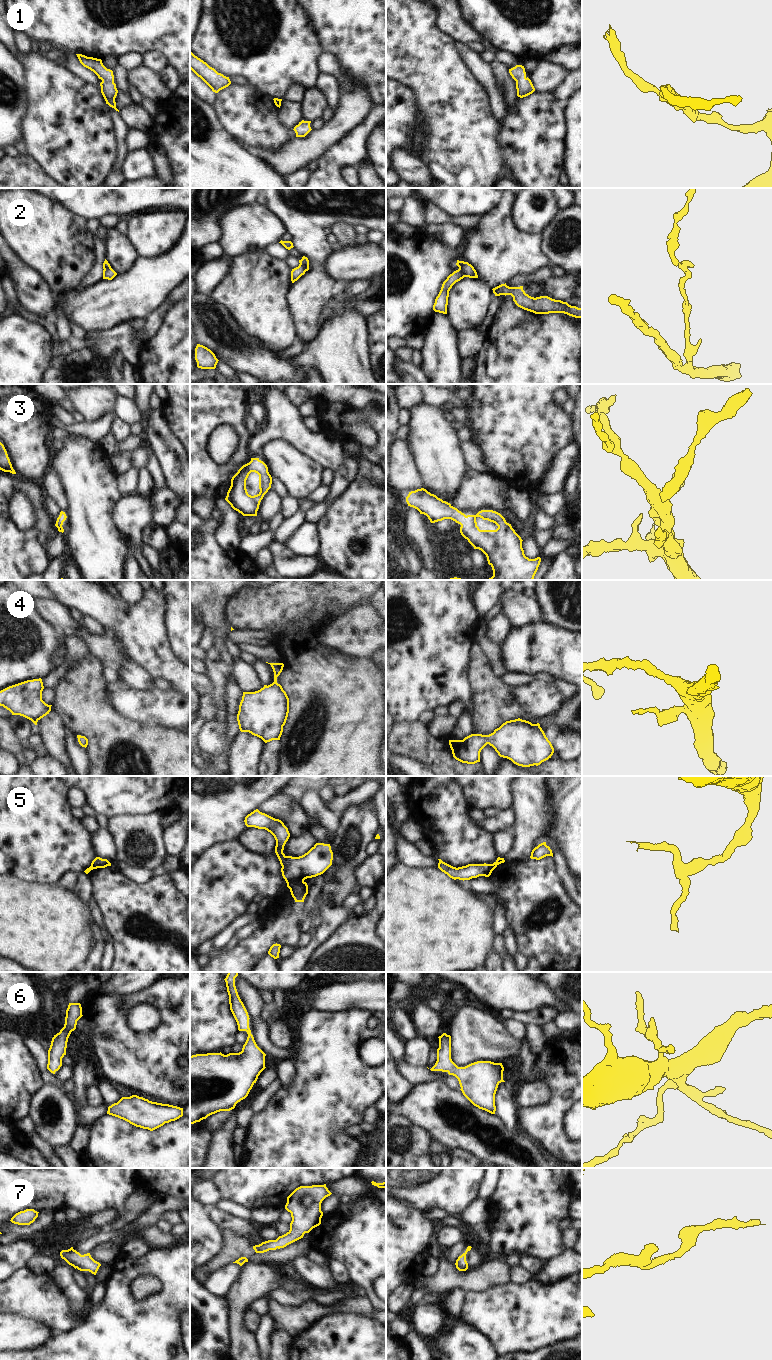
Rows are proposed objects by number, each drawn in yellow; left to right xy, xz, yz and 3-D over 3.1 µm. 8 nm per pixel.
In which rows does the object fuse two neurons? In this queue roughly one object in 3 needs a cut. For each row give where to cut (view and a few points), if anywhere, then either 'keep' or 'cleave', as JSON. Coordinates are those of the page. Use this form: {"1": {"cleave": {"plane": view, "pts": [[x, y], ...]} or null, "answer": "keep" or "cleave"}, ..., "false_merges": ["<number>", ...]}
{"1": {"cleave": null, "answer": "keep"}, "2": {"cleave": {"plane": "xz", "pts": [[300, 262], [305, 271]]}, "answer": "cleave"}, "3": {"cleave": null, "answer": "keep"}, "4": {"cleave": null, "answer": "keep"}, "5": {"cleave": {"plane": "xz", "pts": [[303, 880], [293, 880], [287, 883]]}, "answer": "cleave"}, "6": {"cleave": null, "answer": "keep"}, "7": {"cleave": null, "answer": "keep"}, "false_merges": ["2", "5"]}

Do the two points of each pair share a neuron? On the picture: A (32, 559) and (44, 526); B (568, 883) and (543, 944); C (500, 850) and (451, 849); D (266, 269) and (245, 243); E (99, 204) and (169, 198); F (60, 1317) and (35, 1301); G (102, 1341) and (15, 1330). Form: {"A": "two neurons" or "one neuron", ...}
{"A": "one neuron", "B": "two neurons", "C": "two neurons", "D": "two neurons", "E": "one neuron", "F": "one neuron", "G": "two neurons"}

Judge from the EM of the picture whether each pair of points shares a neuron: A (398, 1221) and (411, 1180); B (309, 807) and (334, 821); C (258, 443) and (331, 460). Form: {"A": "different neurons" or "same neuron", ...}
{"A": "different neurons", "B": "same neuron", "C": "same neuron"}

